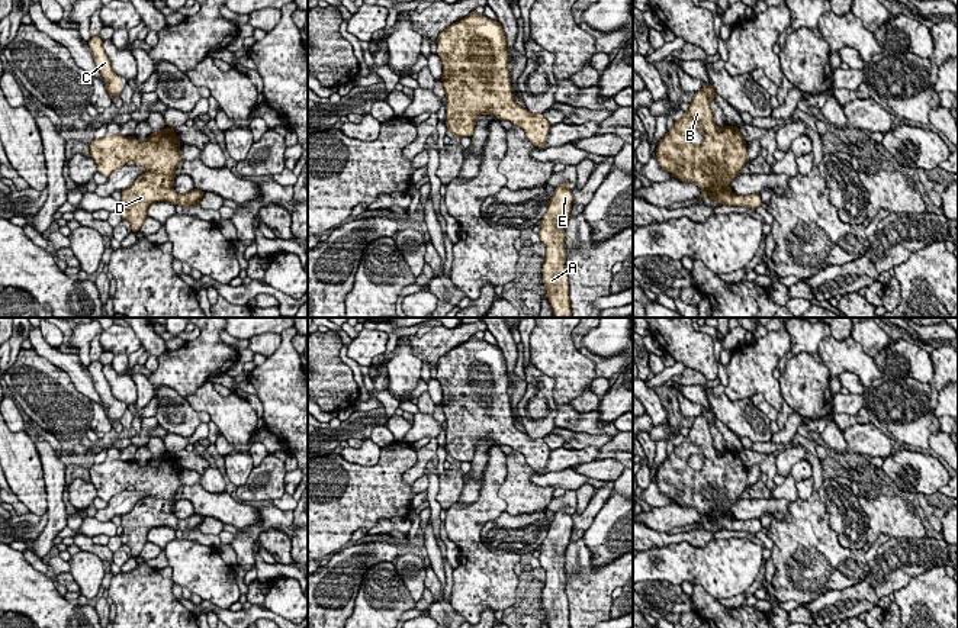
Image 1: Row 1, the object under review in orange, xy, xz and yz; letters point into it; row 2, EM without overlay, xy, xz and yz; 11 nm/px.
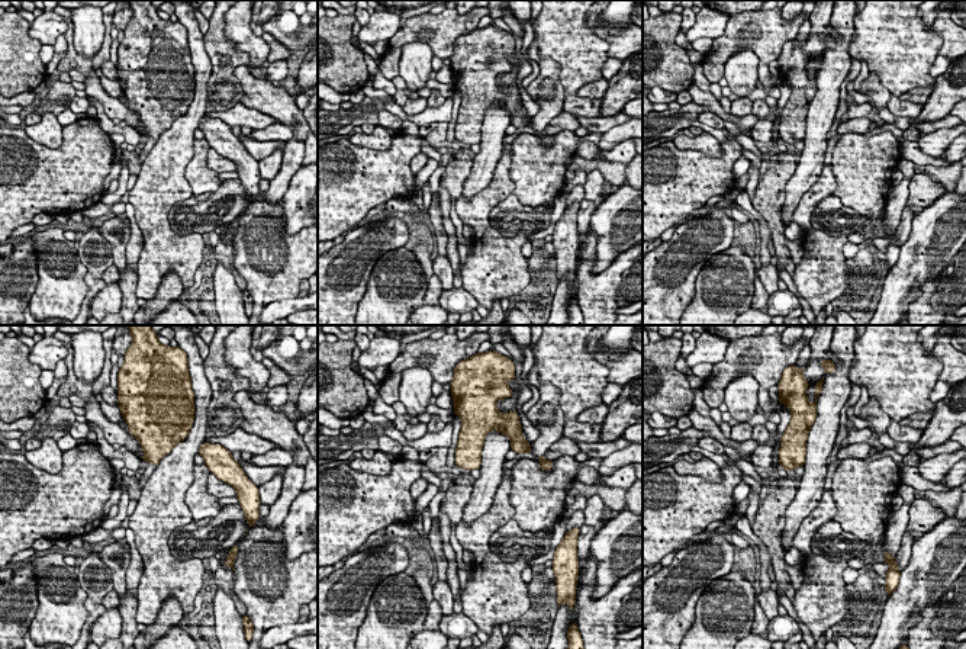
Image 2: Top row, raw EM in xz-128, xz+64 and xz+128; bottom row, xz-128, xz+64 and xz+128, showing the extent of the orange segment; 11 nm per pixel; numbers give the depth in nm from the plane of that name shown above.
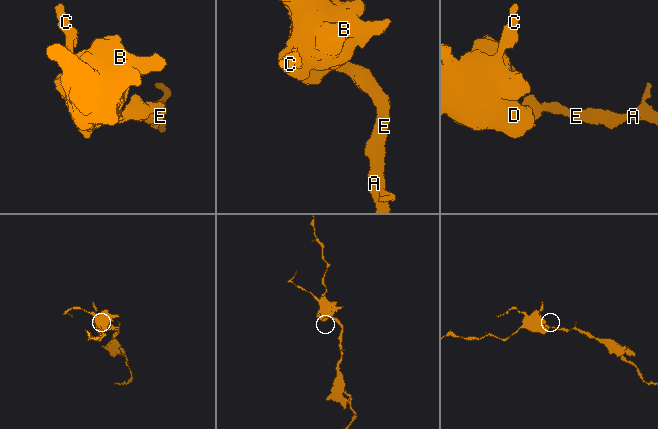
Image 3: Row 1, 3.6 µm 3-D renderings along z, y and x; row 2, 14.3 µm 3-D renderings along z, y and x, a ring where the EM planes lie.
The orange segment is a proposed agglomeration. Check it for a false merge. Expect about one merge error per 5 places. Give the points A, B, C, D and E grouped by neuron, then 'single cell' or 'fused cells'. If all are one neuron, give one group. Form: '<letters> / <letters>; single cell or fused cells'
A B C D E; single cell

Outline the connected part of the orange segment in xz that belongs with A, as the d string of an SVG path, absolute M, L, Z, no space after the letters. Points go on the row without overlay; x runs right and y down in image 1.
M568 505L554 512L554 519L539 550L539 561L546 571L543 589L544 619L550 628L570 628L568 596L565 593L565 554L570 542L573 519L566 512L566 508Z

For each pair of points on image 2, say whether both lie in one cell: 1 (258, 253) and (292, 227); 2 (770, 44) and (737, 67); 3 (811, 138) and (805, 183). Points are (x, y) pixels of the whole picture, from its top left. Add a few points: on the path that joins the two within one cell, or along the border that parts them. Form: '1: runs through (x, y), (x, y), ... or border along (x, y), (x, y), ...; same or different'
1: border along (282, 215), (289, 234), (296, 234), (302, 230); different
2: border along (760, 61), (750, 50), (737, 50), (724, 70); different
3: runs through (811, 150), (808, 172); same

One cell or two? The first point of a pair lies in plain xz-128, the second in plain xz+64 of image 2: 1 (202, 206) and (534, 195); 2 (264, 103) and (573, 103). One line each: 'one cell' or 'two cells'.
1: two cells
2: one cell

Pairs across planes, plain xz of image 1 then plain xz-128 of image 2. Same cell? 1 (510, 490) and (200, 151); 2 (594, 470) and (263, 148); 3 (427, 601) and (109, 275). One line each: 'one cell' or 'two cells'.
1: one cell
2: one cell
3: one cell

